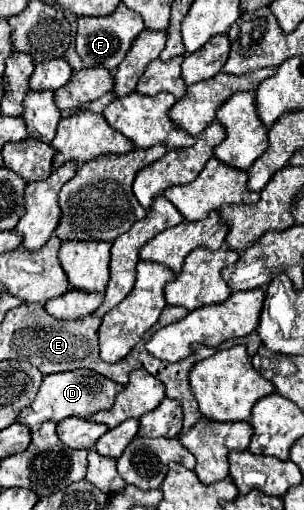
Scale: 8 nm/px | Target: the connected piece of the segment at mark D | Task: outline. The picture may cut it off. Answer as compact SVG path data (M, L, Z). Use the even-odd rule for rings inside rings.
M72 370L72 372L58 372L58 374L48 374L44 376L44 382L40 386L40 392L36 394L34 402L28 408L22 408L18 414L18 422L24 424L30 432L38 430L42 426L42 422L52 420L52 422L60 422L64 418L70 416L78 416L78 418L90 418L92 414L100 412L100 410L108 410L114 404L116 394L122 390L124 386L118 382L112 382L108 378L104 378L102 374L94 372L94 370Z

